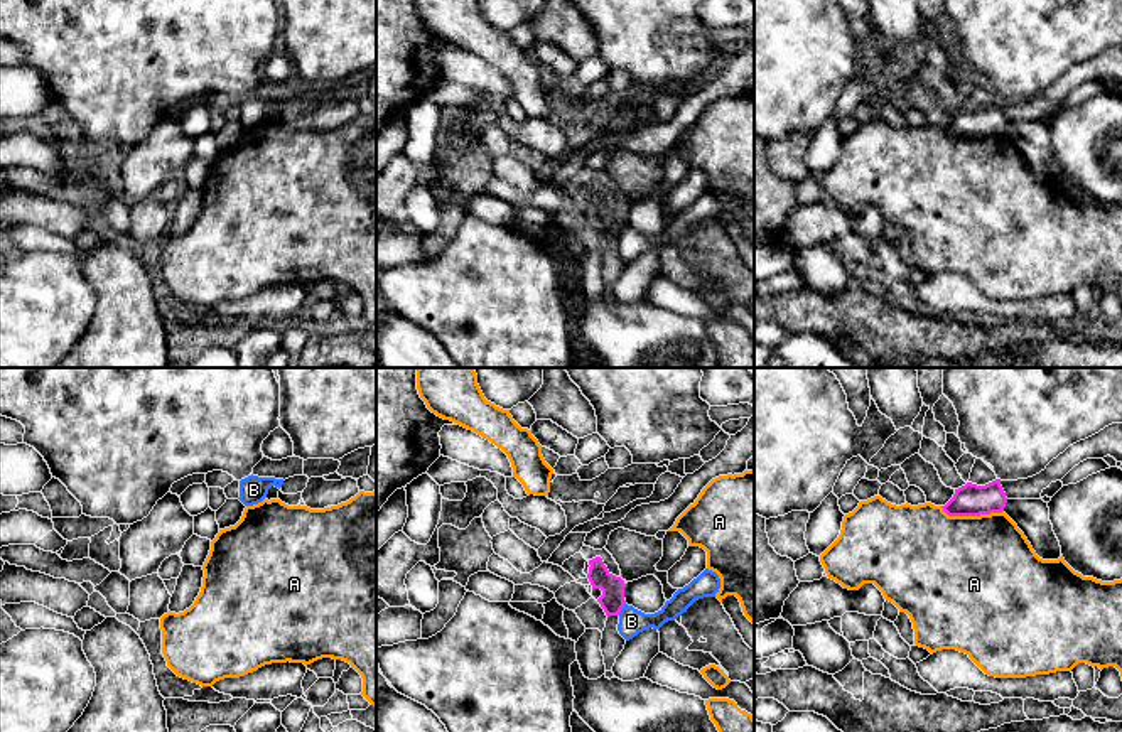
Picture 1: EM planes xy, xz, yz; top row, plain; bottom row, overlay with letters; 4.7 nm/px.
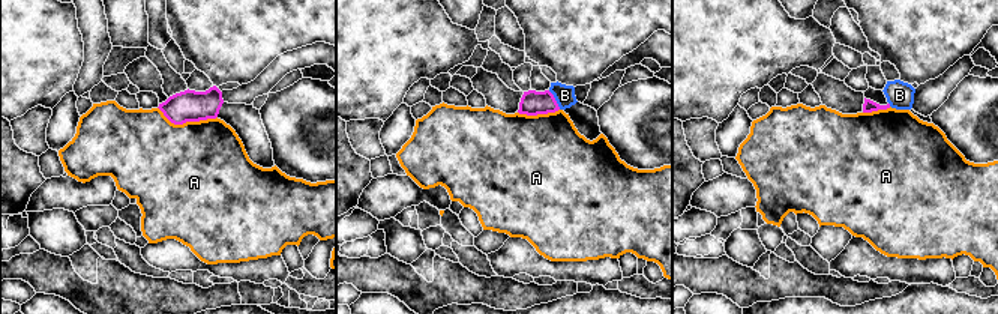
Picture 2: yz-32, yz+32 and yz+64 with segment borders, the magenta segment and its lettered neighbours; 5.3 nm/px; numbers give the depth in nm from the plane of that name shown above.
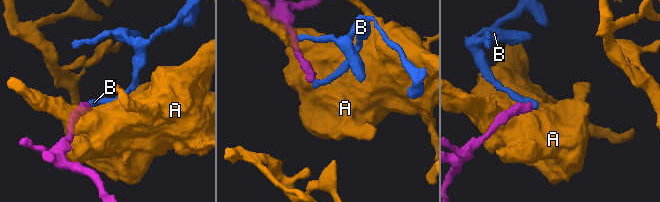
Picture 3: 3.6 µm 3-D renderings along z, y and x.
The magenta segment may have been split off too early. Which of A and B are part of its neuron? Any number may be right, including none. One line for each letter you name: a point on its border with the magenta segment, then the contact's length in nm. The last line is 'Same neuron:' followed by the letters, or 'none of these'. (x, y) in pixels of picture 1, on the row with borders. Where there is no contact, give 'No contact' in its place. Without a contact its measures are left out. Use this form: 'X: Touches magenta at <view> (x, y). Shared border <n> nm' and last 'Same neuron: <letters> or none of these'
Same neuron: none of these

